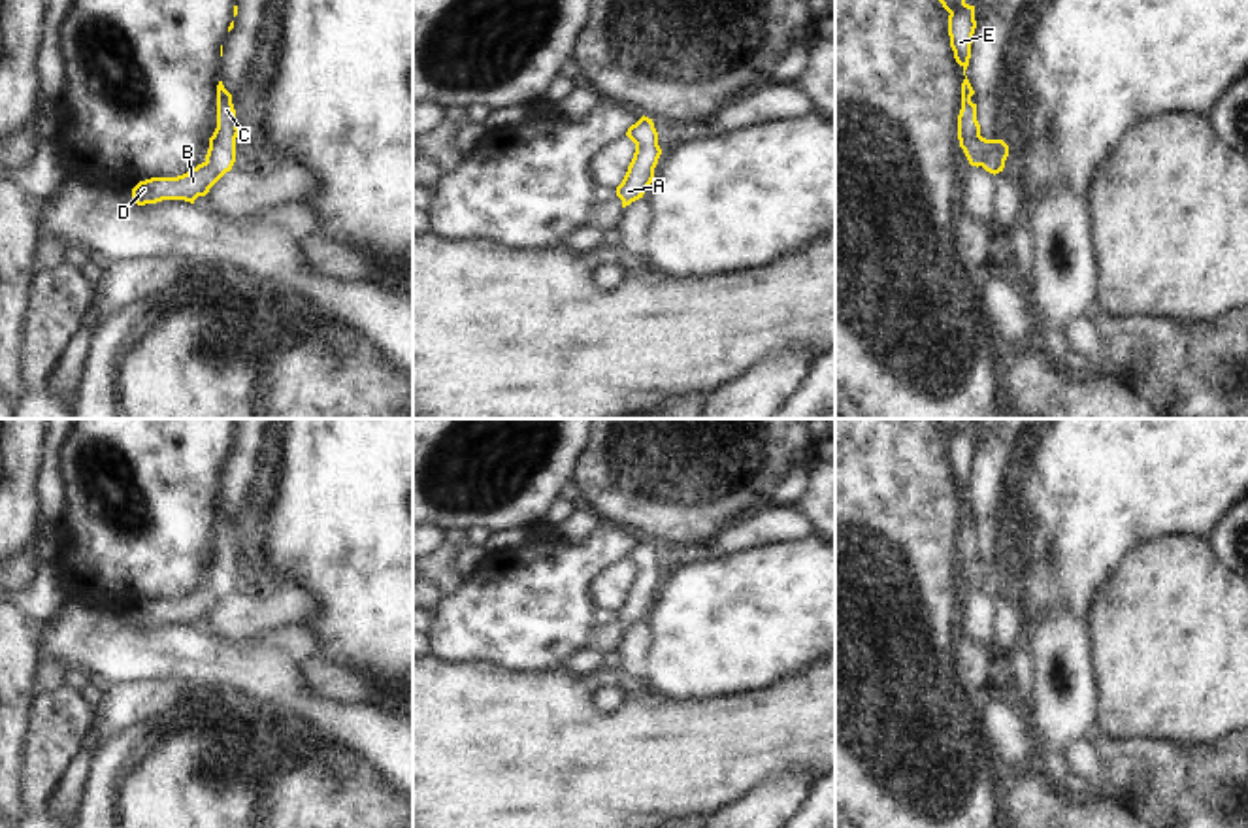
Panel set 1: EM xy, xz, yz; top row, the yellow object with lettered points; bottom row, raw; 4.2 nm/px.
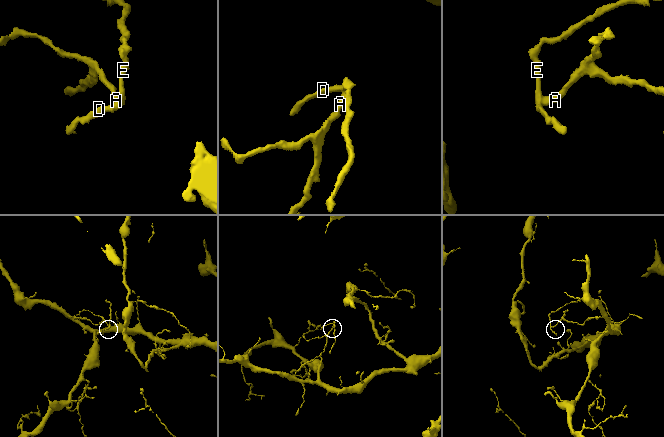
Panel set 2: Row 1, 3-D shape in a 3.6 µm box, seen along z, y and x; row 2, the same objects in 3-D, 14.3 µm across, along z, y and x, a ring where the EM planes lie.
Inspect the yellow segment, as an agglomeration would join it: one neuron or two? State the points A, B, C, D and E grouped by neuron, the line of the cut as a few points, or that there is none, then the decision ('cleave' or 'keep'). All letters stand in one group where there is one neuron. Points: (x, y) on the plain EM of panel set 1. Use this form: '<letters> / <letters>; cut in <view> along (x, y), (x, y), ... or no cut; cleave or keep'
A B C D E; no cut; keep

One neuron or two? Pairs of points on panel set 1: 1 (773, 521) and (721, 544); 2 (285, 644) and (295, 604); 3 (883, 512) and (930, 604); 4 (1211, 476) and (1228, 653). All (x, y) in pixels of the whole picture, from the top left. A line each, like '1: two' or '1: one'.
1: one
2: two
3: one
4: two

